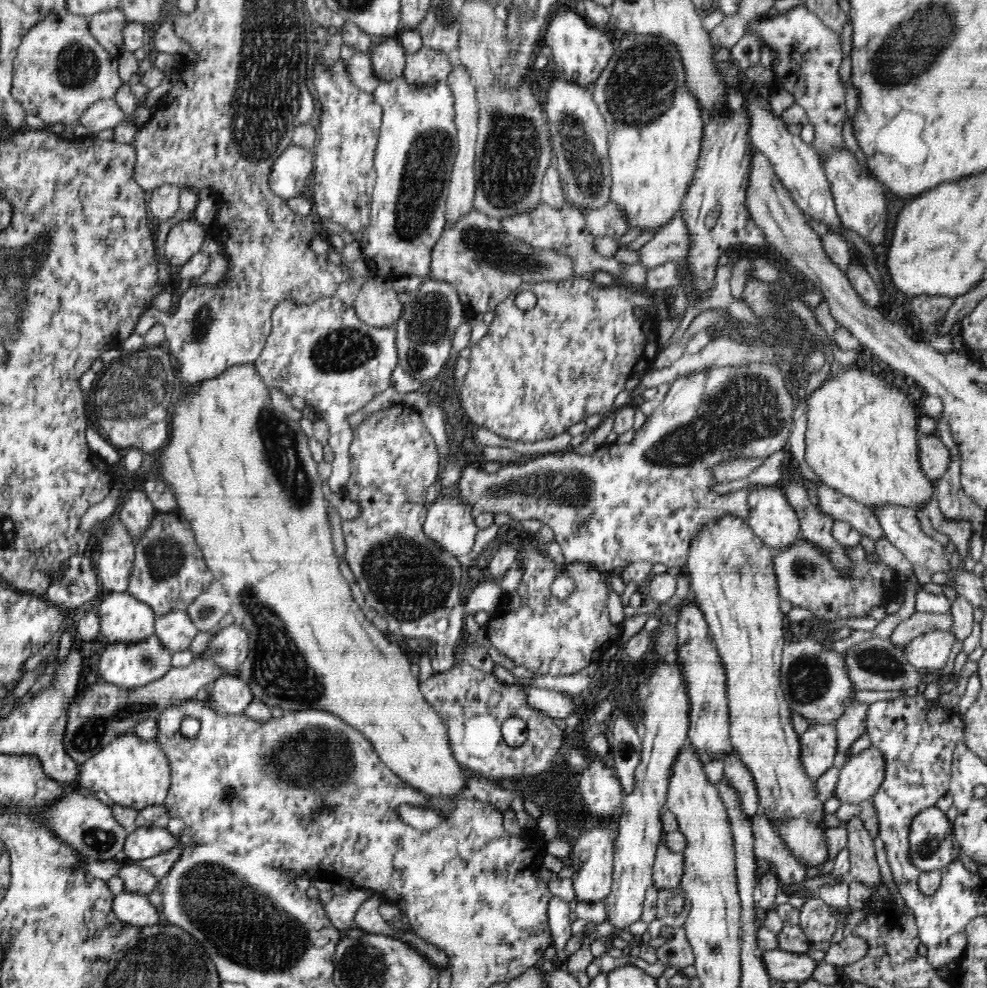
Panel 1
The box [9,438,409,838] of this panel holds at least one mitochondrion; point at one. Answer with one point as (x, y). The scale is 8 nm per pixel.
(278, 667)

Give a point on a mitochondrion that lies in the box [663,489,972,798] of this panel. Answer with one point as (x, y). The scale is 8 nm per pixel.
(808, 677)

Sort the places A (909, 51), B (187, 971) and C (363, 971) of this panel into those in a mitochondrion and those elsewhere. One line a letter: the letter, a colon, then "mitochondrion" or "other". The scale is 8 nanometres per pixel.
A: mitochondrion
B: mitochondrion
C: mitochondrion

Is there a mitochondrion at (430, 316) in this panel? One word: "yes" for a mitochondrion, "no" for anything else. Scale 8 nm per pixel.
yes

